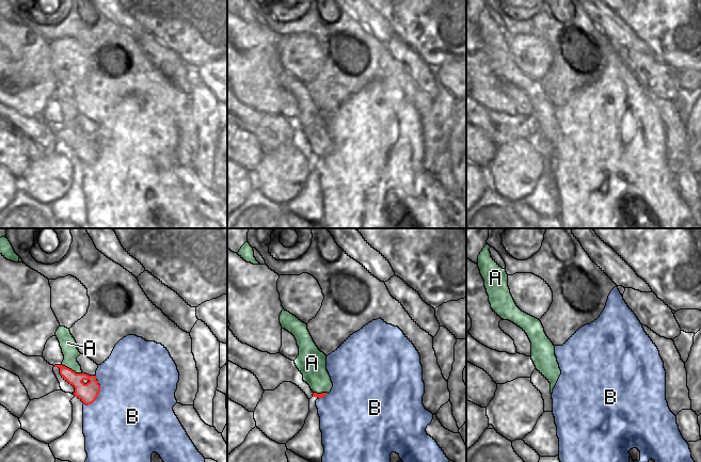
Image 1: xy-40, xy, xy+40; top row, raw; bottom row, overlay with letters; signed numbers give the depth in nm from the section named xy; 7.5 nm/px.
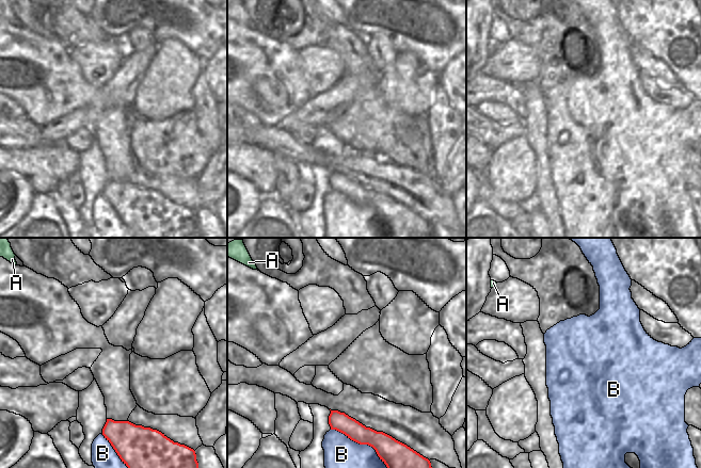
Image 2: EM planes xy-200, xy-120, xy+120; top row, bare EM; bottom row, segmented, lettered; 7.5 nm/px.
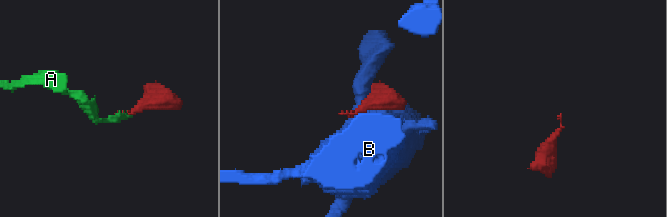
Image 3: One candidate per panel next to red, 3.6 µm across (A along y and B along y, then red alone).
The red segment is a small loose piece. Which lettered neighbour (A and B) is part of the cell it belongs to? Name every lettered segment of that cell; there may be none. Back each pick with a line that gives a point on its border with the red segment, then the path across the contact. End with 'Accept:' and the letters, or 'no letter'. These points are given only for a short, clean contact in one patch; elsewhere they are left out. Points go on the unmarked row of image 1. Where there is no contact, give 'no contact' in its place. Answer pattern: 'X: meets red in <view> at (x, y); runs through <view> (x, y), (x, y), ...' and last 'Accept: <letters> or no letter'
A: meets red in xy-40 at (72, 131); runs through xy-40 (88, 154), (76, 142), (72, 131), (67, 104)
Accept: A

